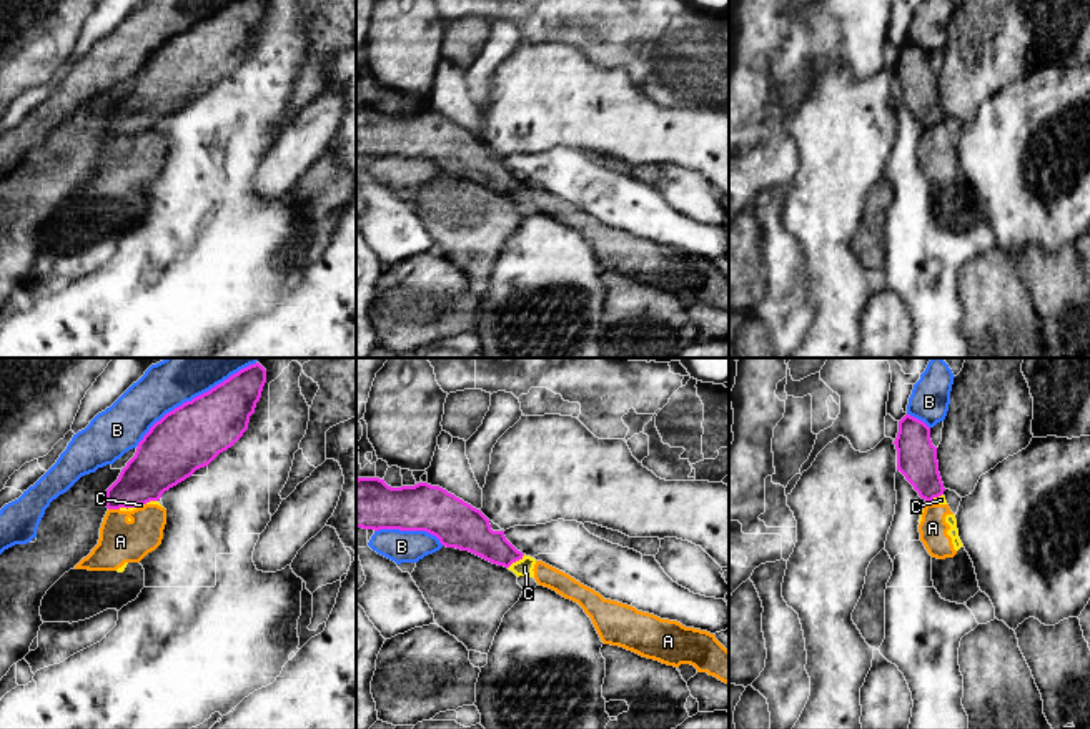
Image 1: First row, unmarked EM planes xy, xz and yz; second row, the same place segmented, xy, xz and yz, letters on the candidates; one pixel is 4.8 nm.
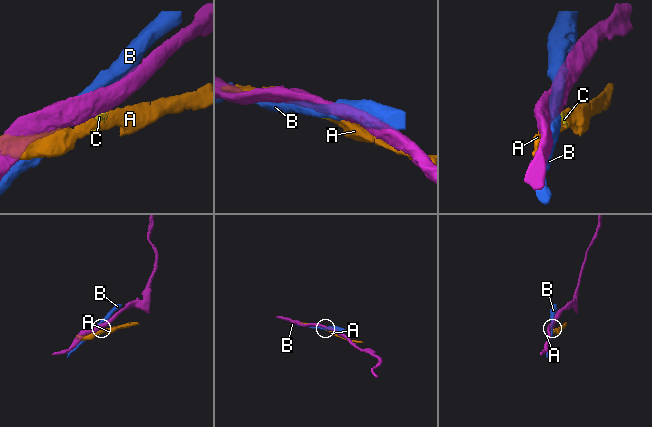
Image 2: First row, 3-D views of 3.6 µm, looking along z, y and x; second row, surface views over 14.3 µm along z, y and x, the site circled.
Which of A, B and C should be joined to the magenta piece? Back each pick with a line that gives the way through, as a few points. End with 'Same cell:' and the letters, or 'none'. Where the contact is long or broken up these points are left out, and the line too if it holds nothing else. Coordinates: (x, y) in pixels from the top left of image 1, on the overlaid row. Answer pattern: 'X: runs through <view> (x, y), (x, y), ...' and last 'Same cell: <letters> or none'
Same cell: none

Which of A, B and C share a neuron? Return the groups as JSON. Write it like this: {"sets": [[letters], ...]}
{"sets": [["A", "C"], ["B"]]}

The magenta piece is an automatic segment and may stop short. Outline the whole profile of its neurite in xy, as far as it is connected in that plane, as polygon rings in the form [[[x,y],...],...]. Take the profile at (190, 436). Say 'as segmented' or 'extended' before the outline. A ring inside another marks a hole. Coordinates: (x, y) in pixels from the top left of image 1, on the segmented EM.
as segmented; [[[255,363],[166,413],[143,436],[135,456],[107,489],[107,508],[128,509],[158,501],[165,491],[190,478],[196,469],[208,466],[220,453],[231,448],[248,429],[250,416],[255,413],[265,383],[266,369]]]

